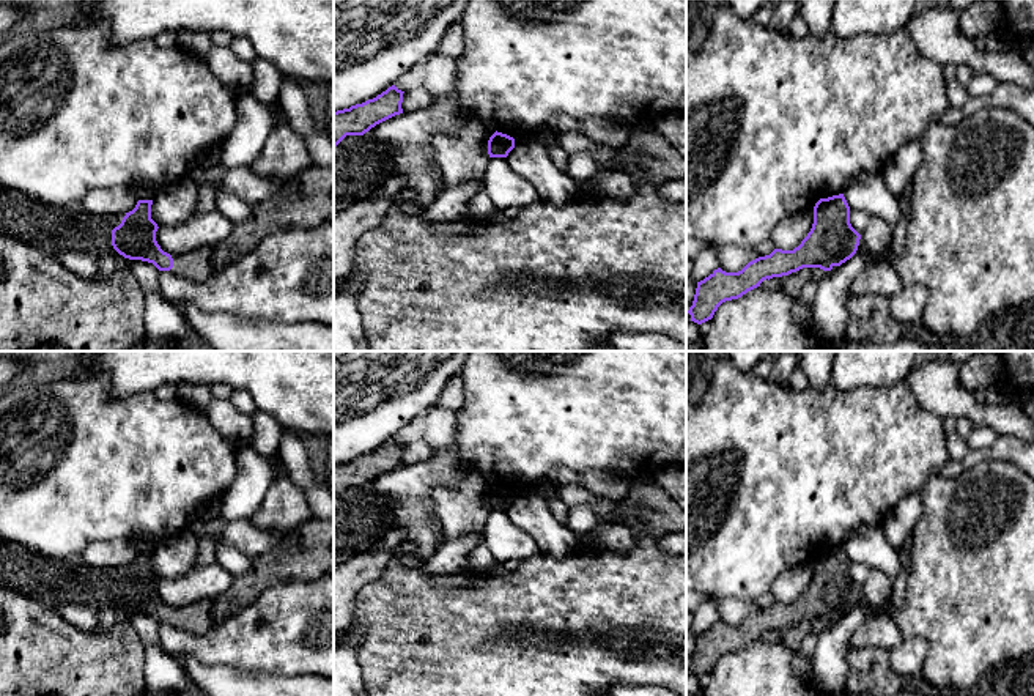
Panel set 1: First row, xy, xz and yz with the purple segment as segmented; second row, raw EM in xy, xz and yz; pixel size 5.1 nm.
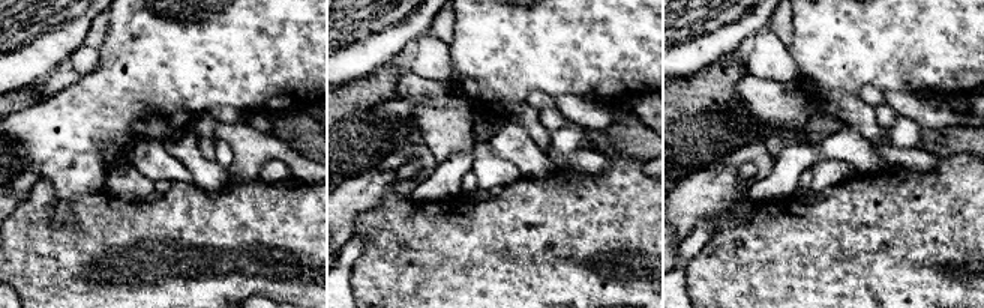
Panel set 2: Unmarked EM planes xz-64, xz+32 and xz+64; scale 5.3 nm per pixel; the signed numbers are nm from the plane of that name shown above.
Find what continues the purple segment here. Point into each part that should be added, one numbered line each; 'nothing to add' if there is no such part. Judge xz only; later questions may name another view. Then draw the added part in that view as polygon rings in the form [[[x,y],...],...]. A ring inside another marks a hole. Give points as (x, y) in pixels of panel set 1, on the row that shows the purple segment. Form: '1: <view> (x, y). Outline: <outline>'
1: xz (359, 167). Outline: [[[346,135],[334,148],[334,216],[370,195],[392,176],[387,154],[364,135]]]

